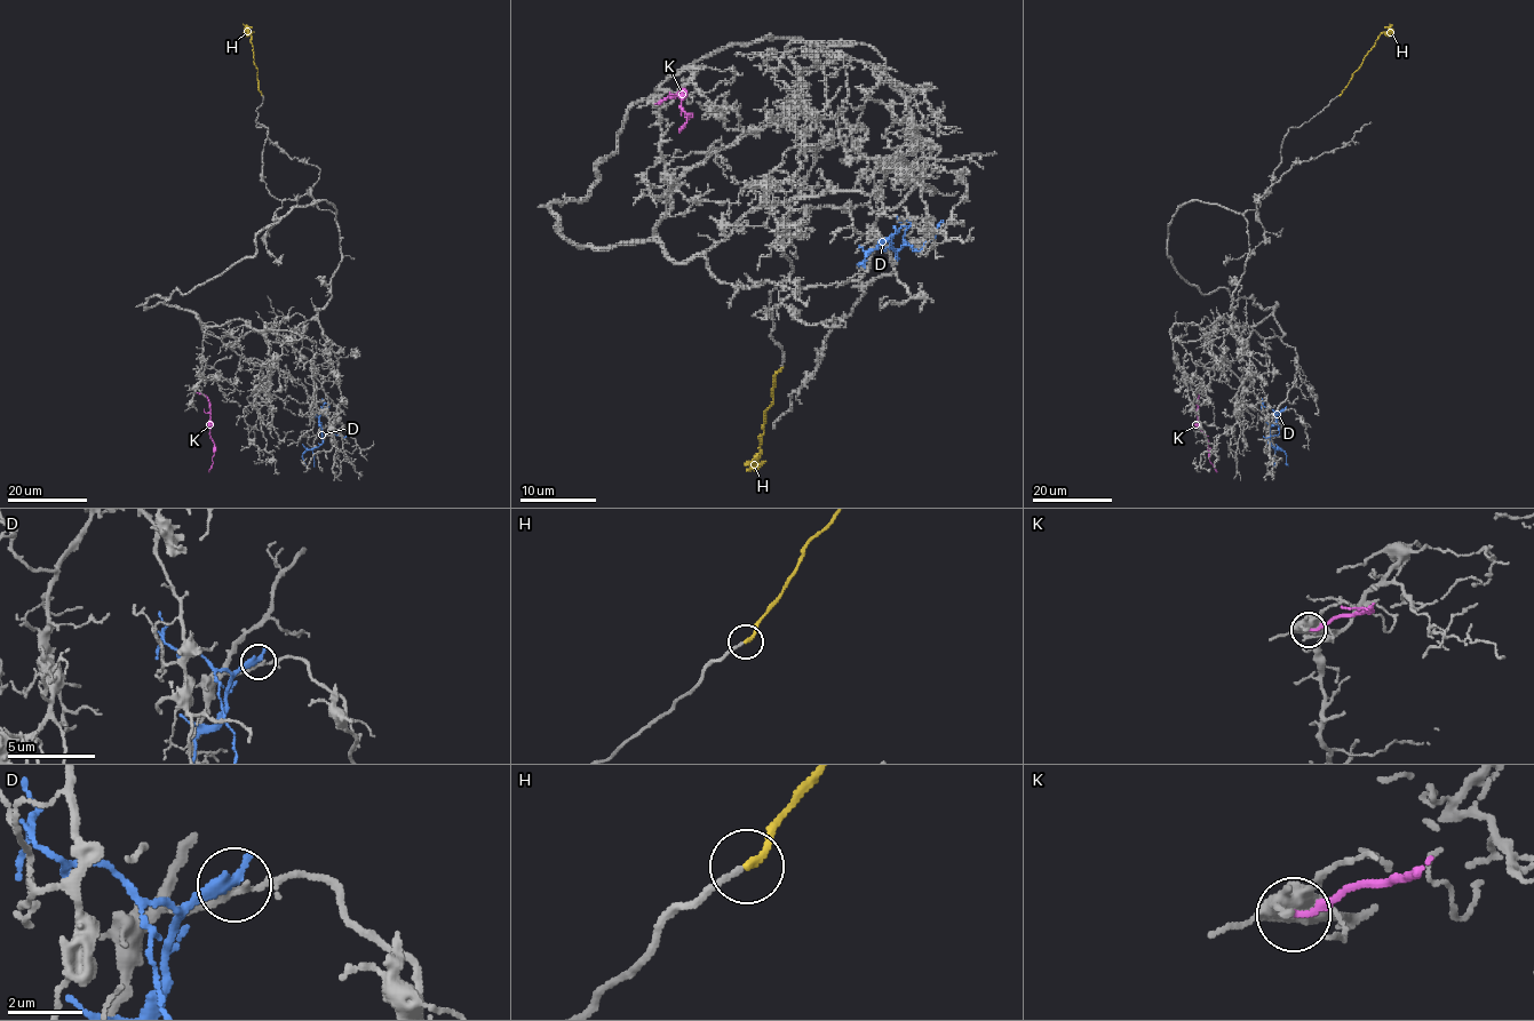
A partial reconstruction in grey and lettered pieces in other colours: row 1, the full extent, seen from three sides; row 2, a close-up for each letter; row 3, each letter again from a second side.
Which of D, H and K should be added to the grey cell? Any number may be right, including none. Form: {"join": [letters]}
{"join": ["H"]}

